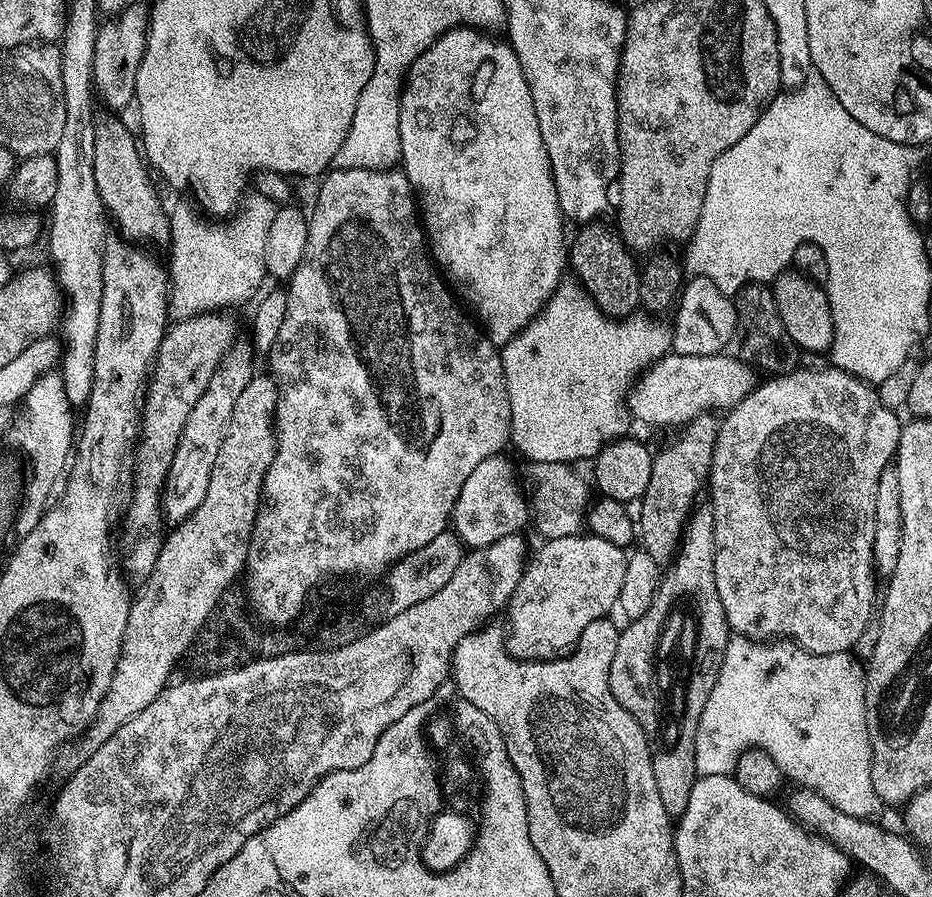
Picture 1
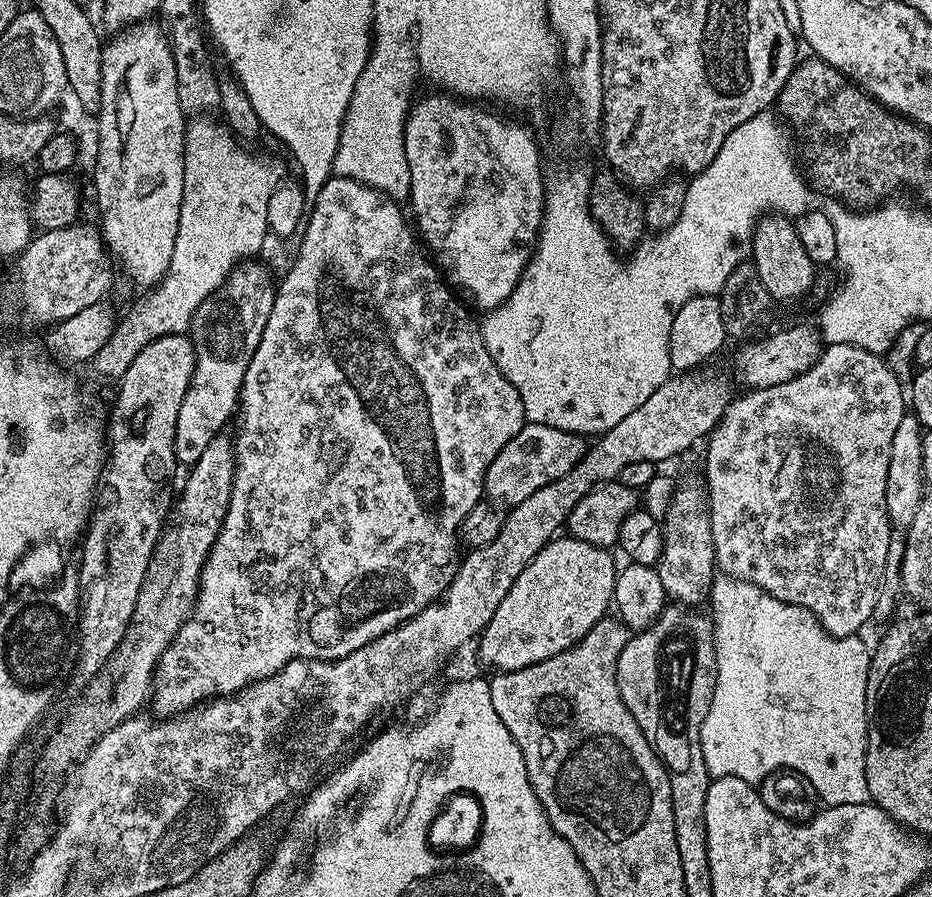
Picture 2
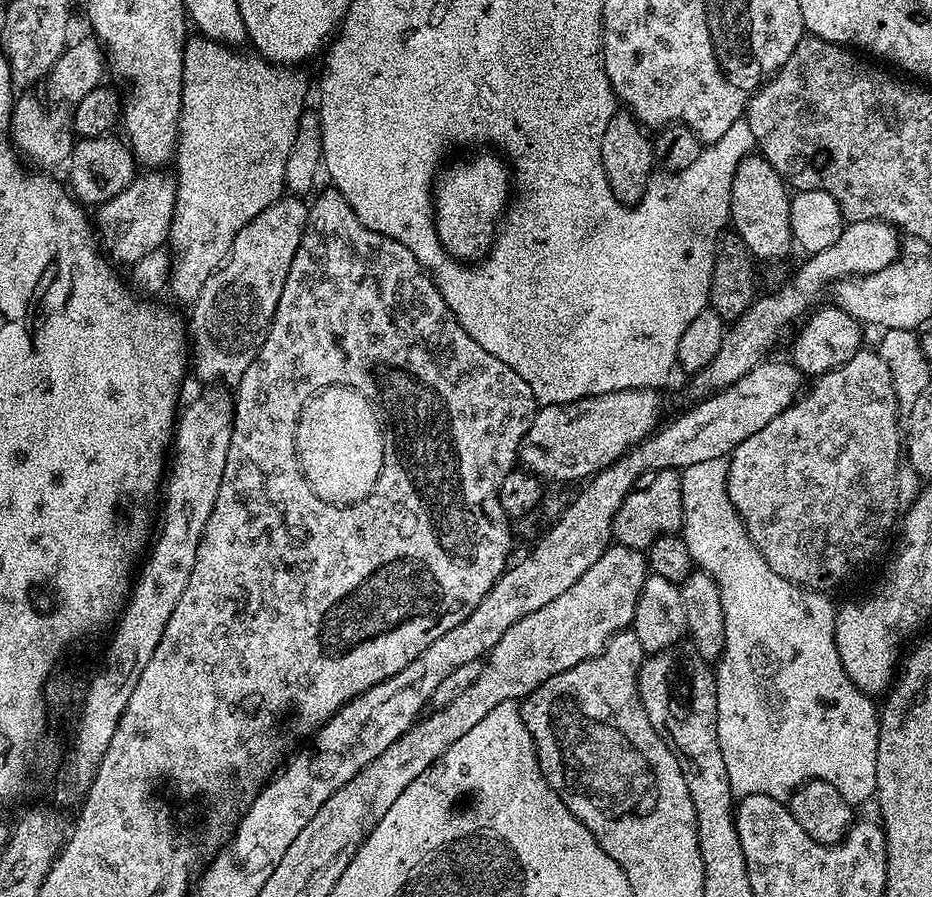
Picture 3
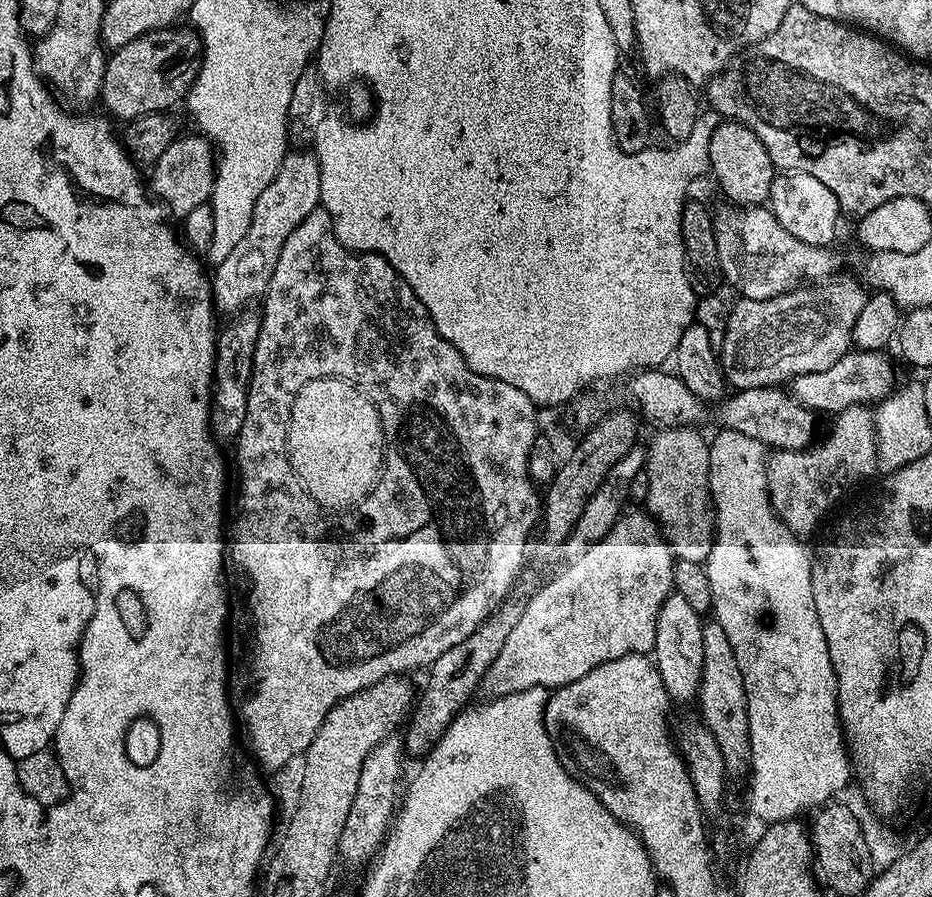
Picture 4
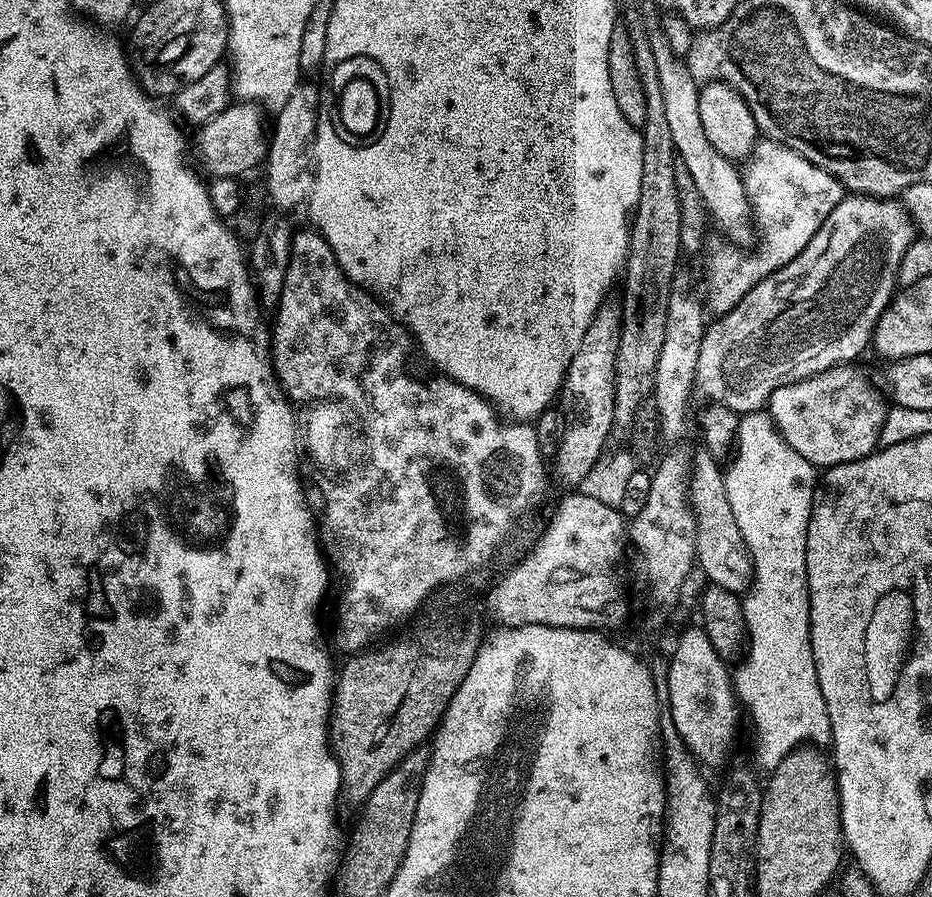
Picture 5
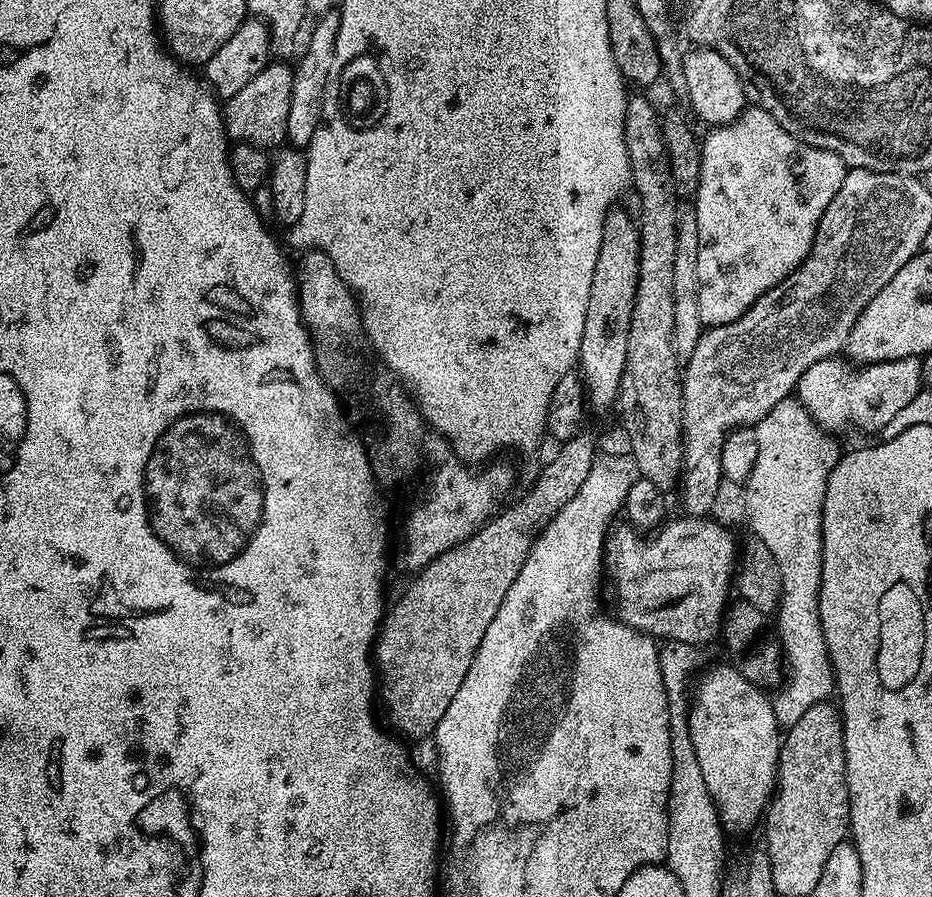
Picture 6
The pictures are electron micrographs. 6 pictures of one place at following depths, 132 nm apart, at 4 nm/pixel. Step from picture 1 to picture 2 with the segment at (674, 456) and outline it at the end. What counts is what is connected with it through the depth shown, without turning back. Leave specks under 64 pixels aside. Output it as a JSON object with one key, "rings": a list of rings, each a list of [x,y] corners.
{"rings":[[[684,484],[672,496],[662,515],[664,545],[660,561],[655,564],[658,578],[666,590],[668,600],[689,606],[700,606],[712,595],[712,582],[718,575],[716,551],[710,530],[708,494],[696,484]]]}

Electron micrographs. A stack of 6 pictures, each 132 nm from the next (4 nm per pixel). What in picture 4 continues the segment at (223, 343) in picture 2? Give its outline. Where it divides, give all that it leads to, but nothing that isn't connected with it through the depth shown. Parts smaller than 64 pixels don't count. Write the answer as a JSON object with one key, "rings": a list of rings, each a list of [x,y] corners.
{"rings":[[[289,151],[278,174],[274,174],[274,182],[270,182],[270,186],[266,186],[266,190],[258,194],[250,230],[246,230],[242,242],[238,242],[238,246],[230,250],[230,255],[222,263],[215,265],[216,276],[214,272],[211,277],[212,299],[221,313],[243,312],[263,297],[274,274],[274,266],[278,266],[278,254],[282,254],[282,246],[286,246],[286,238],[294,234],[296,227],[305,220],[306,214],[319,207],[320,163],[316,160],[315,151]]]}

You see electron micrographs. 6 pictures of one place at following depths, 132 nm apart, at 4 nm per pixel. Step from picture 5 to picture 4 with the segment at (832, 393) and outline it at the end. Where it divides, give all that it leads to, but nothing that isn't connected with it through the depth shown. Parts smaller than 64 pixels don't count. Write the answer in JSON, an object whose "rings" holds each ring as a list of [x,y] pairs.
{"rings":[[[780,386],[741,388],[733,391],[719,405],[719,408],[721,425],[724,428],[738,430],[772,450],[807,448],[813,443],[814,437],[817,435],[817,433],[815,434],[817,413],[806,405],[799,404]]]}

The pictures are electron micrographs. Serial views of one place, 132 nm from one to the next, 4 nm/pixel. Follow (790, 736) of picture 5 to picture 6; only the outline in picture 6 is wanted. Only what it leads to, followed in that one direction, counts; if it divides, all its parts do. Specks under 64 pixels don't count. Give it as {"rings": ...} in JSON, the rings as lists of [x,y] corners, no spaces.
{"rings":[[[789,398],[782,402],[778,402],[778,406],[774,406],[774,410],[770,410],[763,416],[759,424],[755,425],[754,431],[758,438],[758,454],[757,457],[754,458],[754,468],[750,470],[748,479],[743,481],[742,484],[742,488],[744,488],[744,508],[748,511],[748,524],[752,527],[751,535],[764,543],[766,550],[770,550],[770,554],[774,554],[774,558],[778,562],[778,570],[782,574],[780,602],[778,611],[774,616],[774,628],[778,633],[780,646],[784,649],[786,682],[779,685],[778,691],[780,691],[780,693],[778,693],[777,696],[774,696],[774,699],[772,700],[772,709],[776,715],[777,722],[781,726],[790,726],[794,722],[798,722],[798,718],[802,718],[802,714],[806,714],[806,710],[810,710],[810,706],[823,703],[828,697],[831,697],[834,692],[832,663],[828,657],[826,638],[822,638],[822,626],[820,625],[820,615],[818,614],[818,598],[820,597],[820,583],[822,582],[822,534],[820,533],[820,527],[822,526],[824,495],[826,494],[826,486],[828,485],[828,475],[832,472],[832,467],[836,465],[838,459],[838,451],[836,452],[836,444],[832,441],[835,439],[812,419],[811,414],[809,414],[806,409],[801,406],[800,401],[795,398]]]}

